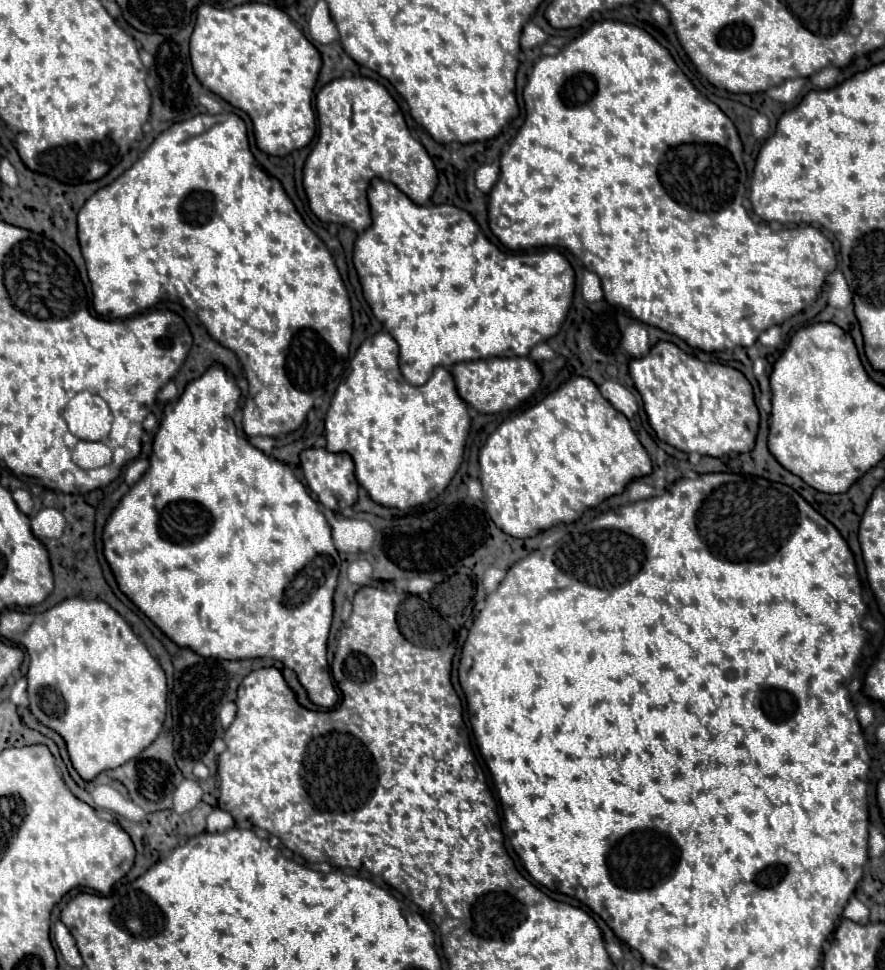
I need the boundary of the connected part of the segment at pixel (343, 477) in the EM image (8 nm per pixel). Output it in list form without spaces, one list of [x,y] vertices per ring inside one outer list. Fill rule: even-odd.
[[[306,449],[300,453],[300,467],[304,471],[304,479],[308,489],[318,497],[318,501],[334,511],[342,513],[344,509],[352,507],[358,497],[358,483],[354,479],[354,463],[348,455],[330,453],[326,449]]]

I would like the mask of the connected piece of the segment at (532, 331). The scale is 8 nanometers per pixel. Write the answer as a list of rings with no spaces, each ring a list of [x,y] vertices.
[[[372,179],[368,187],[368,203],[370,203],[370,215],[372,225],[356,239],[354,243],[354,267],[358,271],[358,279],[362,285],[362,293],[366,295],[368,305],[372,307],[374,317],[384,325],[384,329],[394,337],[394,341],[400,347],[400,373],[410,385],[424,385],[432,371],[436,367],[452,367],[454,363],[462,361],[476,361],[476,359],[488,359],[488,357],[526,357],[528,351],[550,337],[554,337],[560,329],[560,325],[566,319],[568,307],[572,303],[574,293],[574,271],[564,255],[560,255],[554,249],[544,251],[528,251],[528,253],[502,253],[494,243],[490,243],[478,229],[476,221],[462,209],[454,205],[434,205],[434,207],[420,207],[412,203],[398,187],[392,183],[386,183],[382,179]]]

